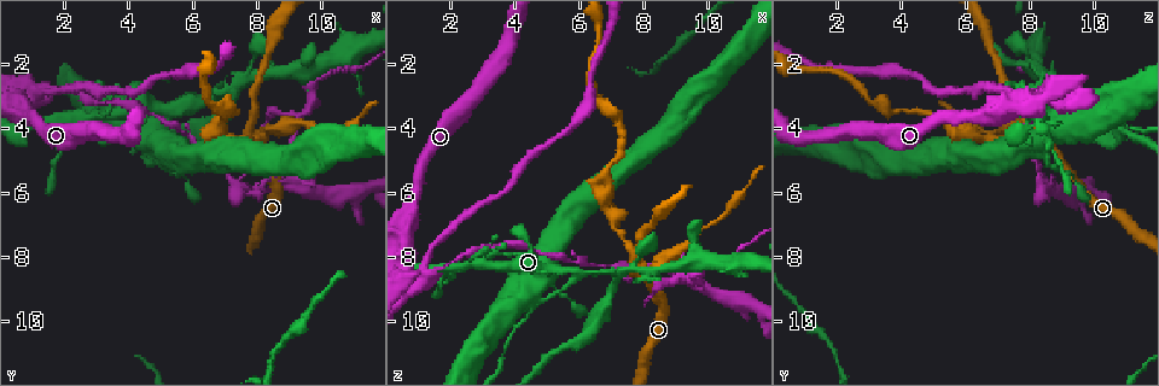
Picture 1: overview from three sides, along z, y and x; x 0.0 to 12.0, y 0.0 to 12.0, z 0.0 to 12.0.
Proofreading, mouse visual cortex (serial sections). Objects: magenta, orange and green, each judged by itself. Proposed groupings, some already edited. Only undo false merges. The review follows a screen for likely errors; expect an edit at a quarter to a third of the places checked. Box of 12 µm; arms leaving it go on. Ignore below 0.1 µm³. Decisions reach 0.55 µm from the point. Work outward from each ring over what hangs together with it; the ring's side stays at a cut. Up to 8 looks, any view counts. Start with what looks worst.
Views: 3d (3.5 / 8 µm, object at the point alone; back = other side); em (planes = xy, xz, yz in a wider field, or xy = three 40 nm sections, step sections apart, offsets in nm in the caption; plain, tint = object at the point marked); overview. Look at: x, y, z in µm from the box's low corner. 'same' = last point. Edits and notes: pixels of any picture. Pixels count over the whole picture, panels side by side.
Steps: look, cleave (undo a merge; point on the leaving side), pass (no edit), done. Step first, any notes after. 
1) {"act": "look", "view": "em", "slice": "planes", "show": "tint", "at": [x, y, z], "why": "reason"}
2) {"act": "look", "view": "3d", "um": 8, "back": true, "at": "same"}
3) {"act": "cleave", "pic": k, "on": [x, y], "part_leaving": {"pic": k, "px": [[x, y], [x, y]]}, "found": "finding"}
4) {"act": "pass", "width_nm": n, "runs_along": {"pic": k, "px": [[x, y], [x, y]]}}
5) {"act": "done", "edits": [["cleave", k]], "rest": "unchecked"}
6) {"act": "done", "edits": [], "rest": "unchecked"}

{"act": "look", "view": "3d", "um": 3.5, "at": [7.0, 2.9, 8.5], "why": "abrupt turn"}

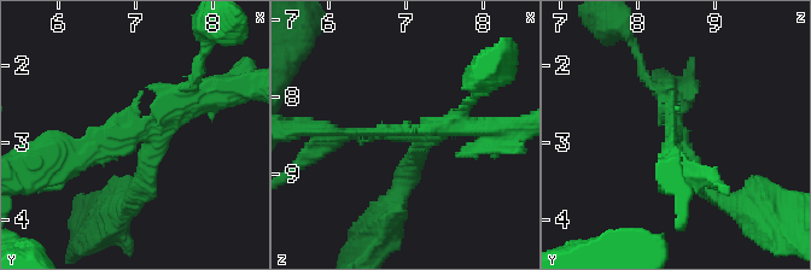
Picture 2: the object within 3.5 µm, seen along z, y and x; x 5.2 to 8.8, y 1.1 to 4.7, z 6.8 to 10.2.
{"act": "look", "view": "em", "slice": "planes", "show": "tint", "at": [7.05, 2.90, 8.45]}

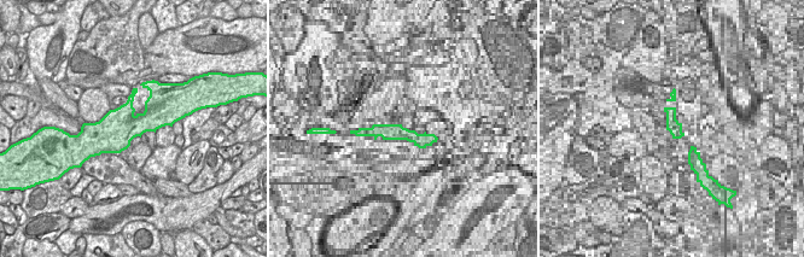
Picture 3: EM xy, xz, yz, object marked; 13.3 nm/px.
{"act": "cleave", "pic": 2, "on": [143, 188], "found": "two cells meet here"}

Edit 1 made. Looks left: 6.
{"act": "look", "view": "overview", "why": "see it whole again"}

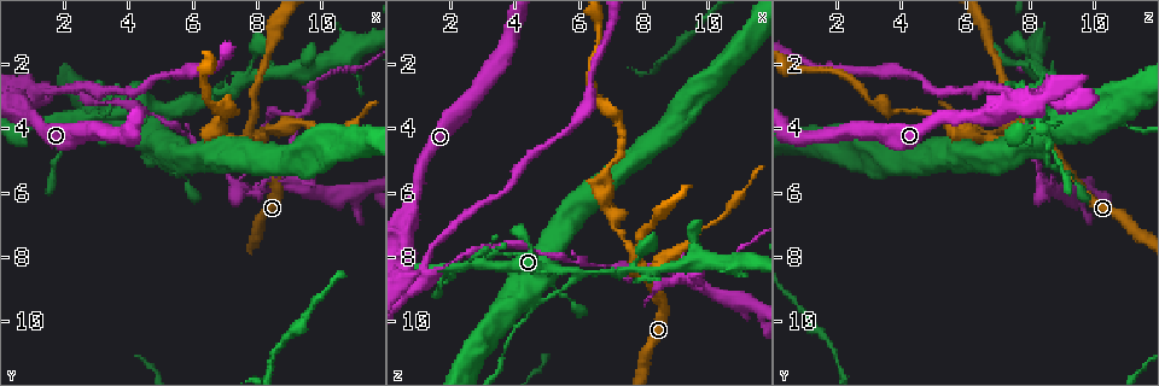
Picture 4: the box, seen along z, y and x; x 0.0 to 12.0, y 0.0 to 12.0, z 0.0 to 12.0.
{"act": "look", "view": "3d", "um": 3.5, "back": true, "at": [4.6, 3.9, 8.9], "why": "abrupt turn"}

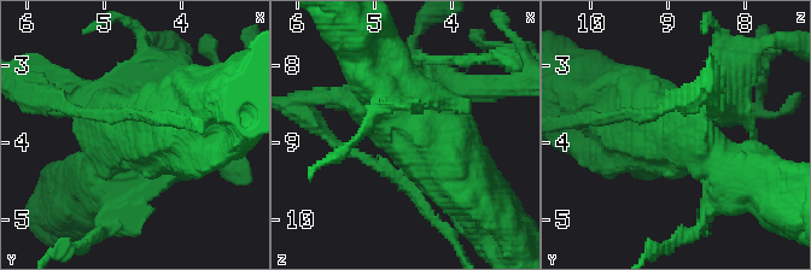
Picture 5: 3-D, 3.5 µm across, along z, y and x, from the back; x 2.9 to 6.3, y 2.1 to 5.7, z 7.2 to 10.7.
{"act": "look", "view": "em", "slice": "xy", "step": 5, "show": "tint", "at": [4.60, 3.90, 8.85]}

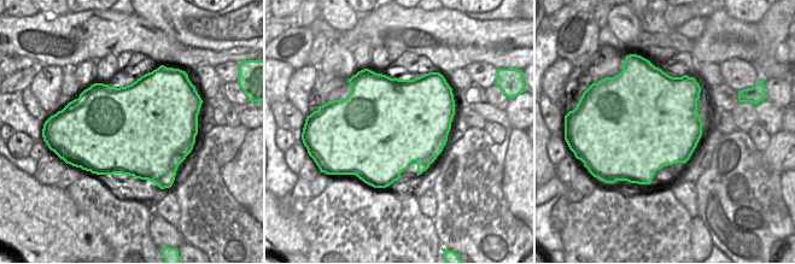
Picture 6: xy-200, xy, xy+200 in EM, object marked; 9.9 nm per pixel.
{"act": "cleave", "pic": 5, "on": [453, 111], "part_leaving": {"pic": 5, "px": [[106, 103], [114, 158], [99, 172]]}, "found": "two cells meet here"}

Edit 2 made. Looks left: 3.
{"act": "done", "edits": [["cleave", 2], ["cleave", 5]], "rest": "unchecked"}

